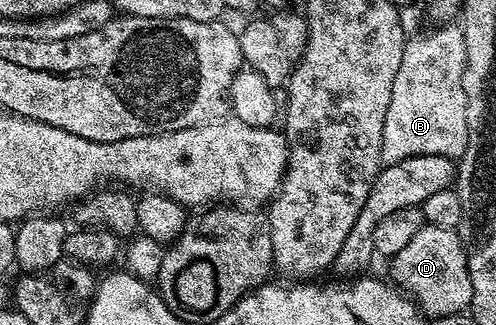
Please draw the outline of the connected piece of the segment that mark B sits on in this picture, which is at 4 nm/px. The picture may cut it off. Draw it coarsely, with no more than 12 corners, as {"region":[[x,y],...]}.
{"region":[[463,30],[404,44],[384,166],[468,145]]}

